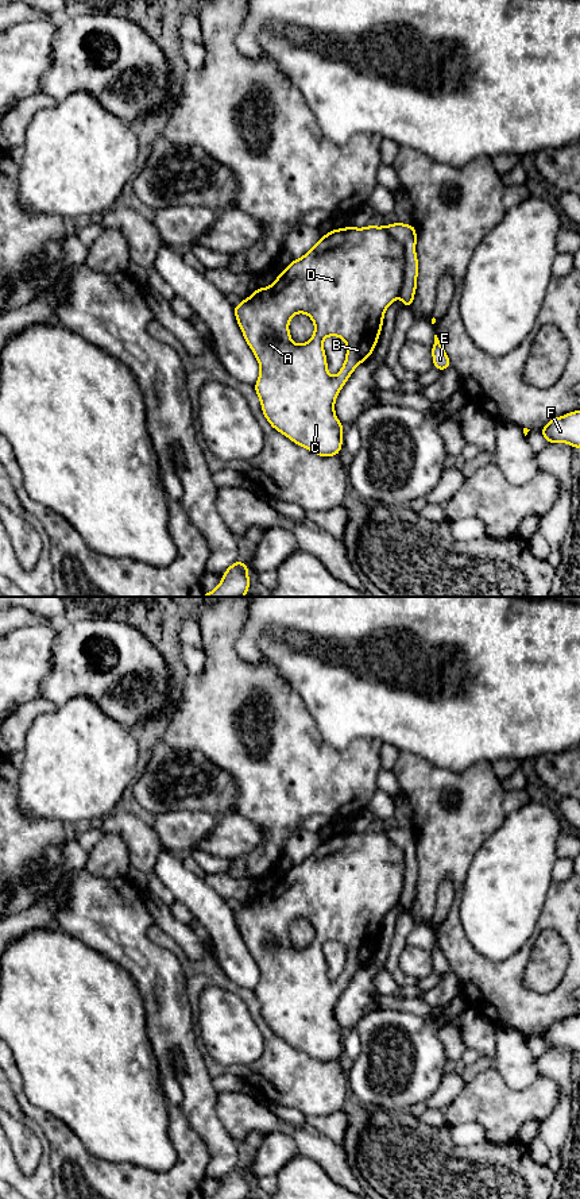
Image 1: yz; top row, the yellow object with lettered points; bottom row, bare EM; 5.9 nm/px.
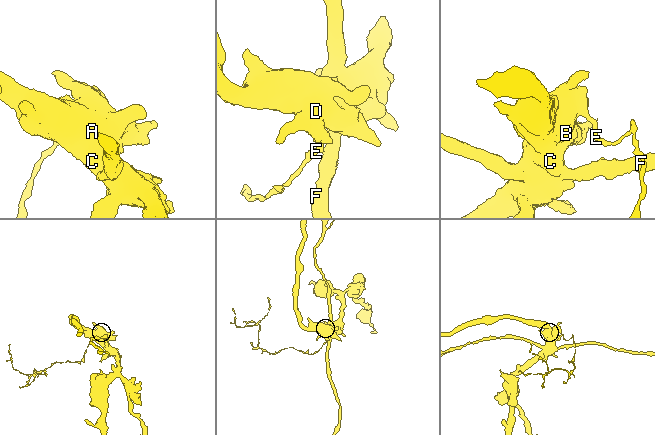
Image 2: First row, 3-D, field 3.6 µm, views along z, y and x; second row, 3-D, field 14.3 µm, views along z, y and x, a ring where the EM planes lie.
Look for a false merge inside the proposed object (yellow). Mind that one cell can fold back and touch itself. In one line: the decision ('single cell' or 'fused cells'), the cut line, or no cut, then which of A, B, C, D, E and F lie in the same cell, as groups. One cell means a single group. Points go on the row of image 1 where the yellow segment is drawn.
fused cells; cut yz (385, 226), (403, 249), (403, 284), (401, 295); groups A B C D F / E

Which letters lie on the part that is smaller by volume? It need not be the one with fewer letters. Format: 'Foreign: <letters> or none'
Foreign: E

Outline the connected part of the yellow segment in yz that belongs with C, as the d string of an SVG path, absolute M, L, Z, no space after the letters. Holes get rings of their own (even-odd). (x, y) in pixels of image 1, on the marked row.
M370 224L364 228L351 225L330 230L303 257L293 259L272 285L258 288L248 298L233 307L244 340L259 362L260 374L254 388L262 412L274 429L322 458L340 455L344 427L335 413L335 401L355 369L375 350L384 321L383 313L401 296L403 279L405 248L390 235L386 225ZM297 313L306 313L314 323L314 334L303 344L295 344L289 331L289 323ZM326 336L339 336L347 344L344 365L335 377L328 373L322 346Z

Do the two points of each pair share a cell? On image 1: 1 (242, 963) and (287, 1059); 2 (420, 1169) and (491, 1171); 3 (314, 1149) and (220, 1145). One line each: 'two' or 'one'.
1: two
2: one
3: two

